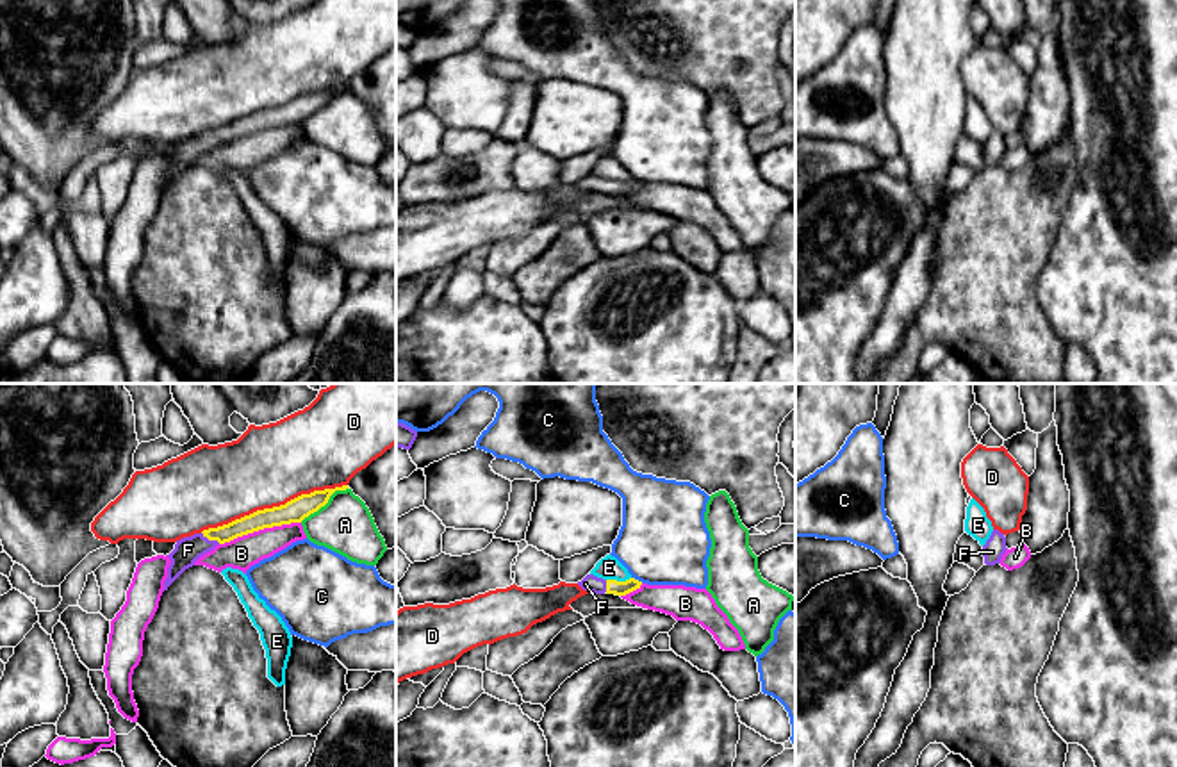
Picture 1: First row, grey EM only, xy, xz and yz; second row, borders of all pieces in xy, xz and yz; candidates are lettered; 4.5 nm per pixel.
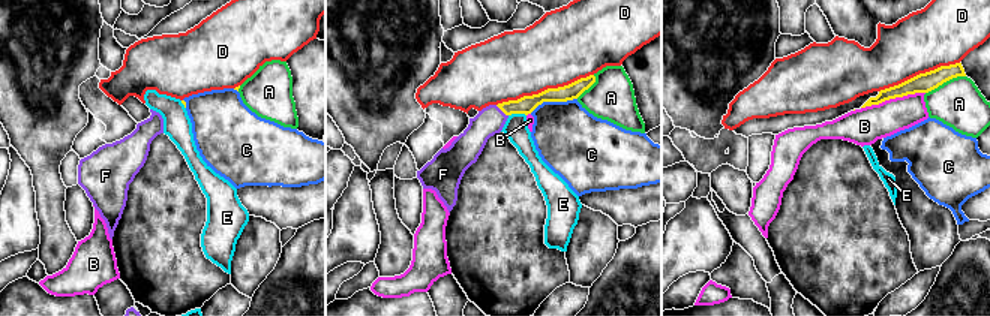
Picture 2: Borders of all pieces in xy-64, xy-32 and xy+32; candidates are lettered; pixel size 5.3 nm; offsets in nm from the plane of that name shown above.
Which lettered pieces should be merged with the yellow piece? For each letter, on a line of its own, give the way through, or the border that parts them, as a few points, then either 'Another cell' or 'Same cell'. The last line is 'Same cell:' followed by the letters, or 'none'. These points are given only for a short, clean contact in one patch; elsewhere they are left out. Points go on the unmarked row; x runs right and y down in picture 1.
A: Boundary: xy (348, 88), (337, 90), (323, 106), (300, 122). Another cell
B: Another cell
C: Another cell
D: Another cell
E: Boundary: xz (630, 177), (625, 181), (607, 181). Another cell
F: Path across: xy (259, 120), (211, 140), (188, 150). Same cell
Same cell: F

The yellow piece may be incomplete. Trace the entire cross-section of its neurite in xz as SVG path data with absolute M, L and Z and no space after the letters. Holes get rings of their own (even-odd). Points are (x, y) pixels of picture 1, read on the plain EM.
M587 175L578 186L583 191L594 193L594 194L615 194L615 196L626 196L637 189L640 189L642 182L630 178L626 182L617 180L603 180L594 175Z

